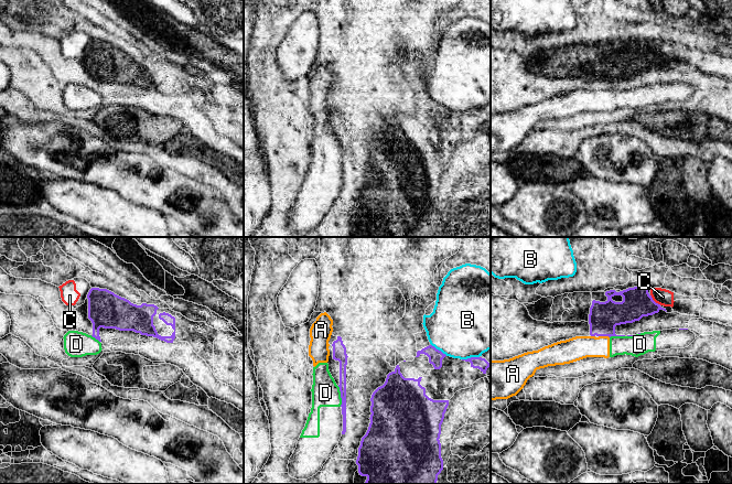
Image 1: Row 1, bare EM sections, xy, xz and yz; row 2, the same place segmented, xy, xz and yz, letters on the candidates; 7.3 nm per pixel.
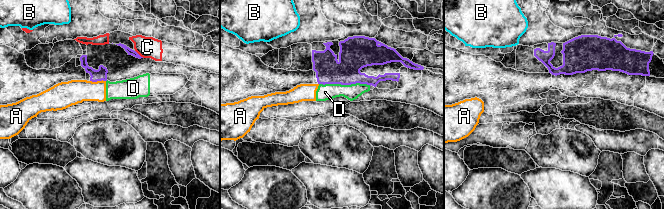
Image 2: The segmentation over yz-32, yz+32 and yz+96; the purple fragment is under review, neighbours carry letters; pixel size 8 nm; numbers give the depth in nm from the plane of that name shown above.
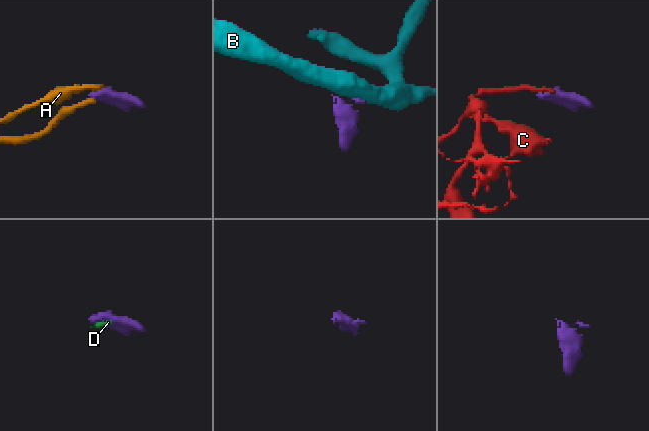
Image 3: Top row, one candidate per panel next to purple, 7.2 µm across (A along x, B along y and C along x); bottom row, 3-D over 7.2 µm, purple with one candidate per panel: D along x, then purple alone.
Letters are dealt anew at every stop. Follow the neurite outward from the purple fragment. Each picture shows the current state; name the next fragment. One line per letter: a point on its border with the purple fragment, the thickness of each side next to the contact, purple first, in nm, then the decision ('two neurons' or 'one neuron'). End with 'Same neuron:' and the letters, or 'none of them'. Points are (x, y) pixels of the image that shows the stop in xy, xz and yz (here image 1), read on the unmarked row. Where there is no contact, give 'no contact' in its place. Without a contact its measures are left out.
A: contact yz (604, 88); calibres 220 and 170 nm; two neurons
B: contact xz (470, 111); calibres 90 and 480 nm; two neurons
C: contact yz (654, 54); calibres 220 and 120 nm; two neurons
D: contact xz (341, 149); calibres 60 and 200 nm; two neurons
Same neuron: none of them

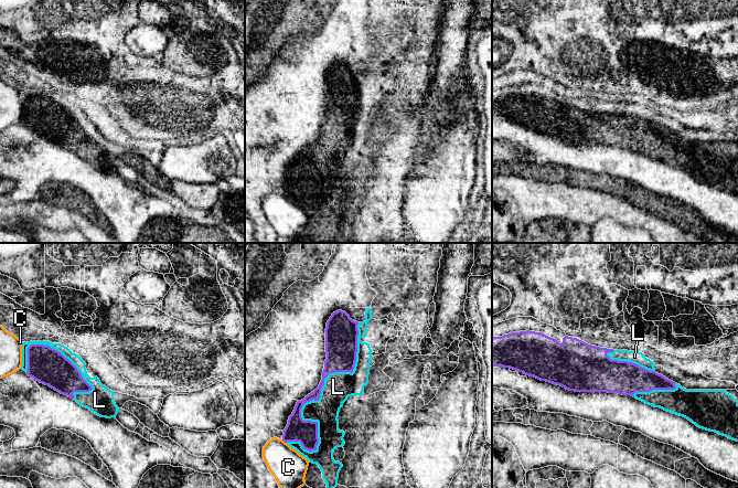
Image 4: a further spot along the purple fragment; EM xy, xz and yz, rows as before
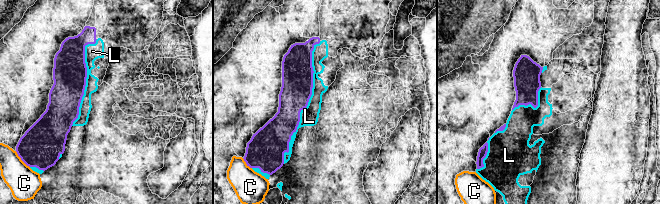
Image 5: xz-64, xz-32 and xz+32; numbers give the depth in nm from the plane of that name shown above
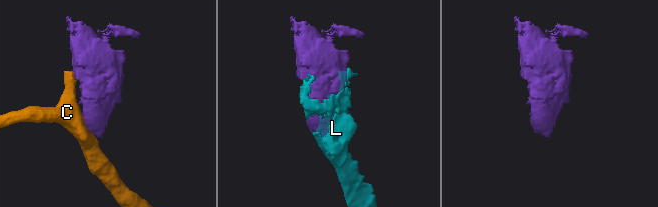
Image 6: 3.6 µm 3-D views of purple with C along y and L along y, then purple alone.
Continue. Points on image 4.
C: contact xz (284, 193); calibres 170 and 260 nm; two neurons
L: contact xz (316, 152); calibres 170 and 220 nm; one neuron
Same neuron: L

